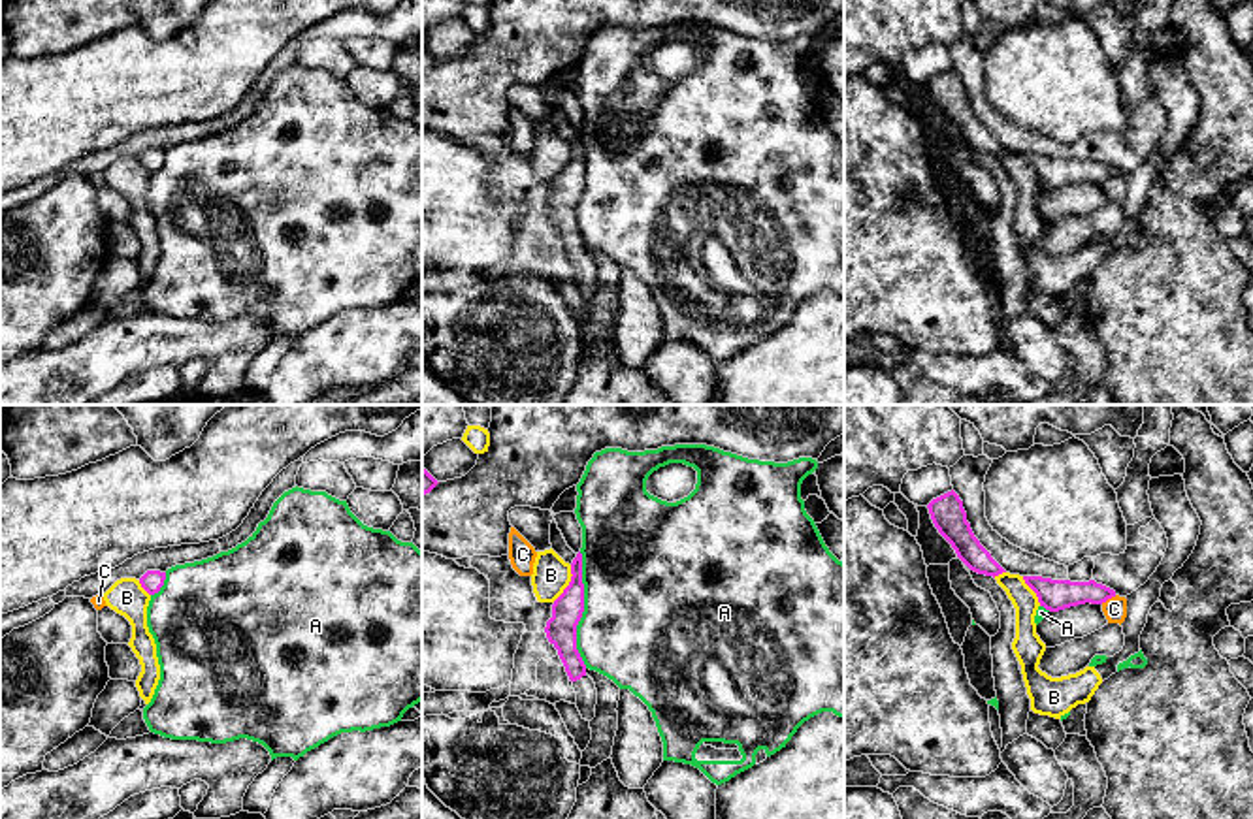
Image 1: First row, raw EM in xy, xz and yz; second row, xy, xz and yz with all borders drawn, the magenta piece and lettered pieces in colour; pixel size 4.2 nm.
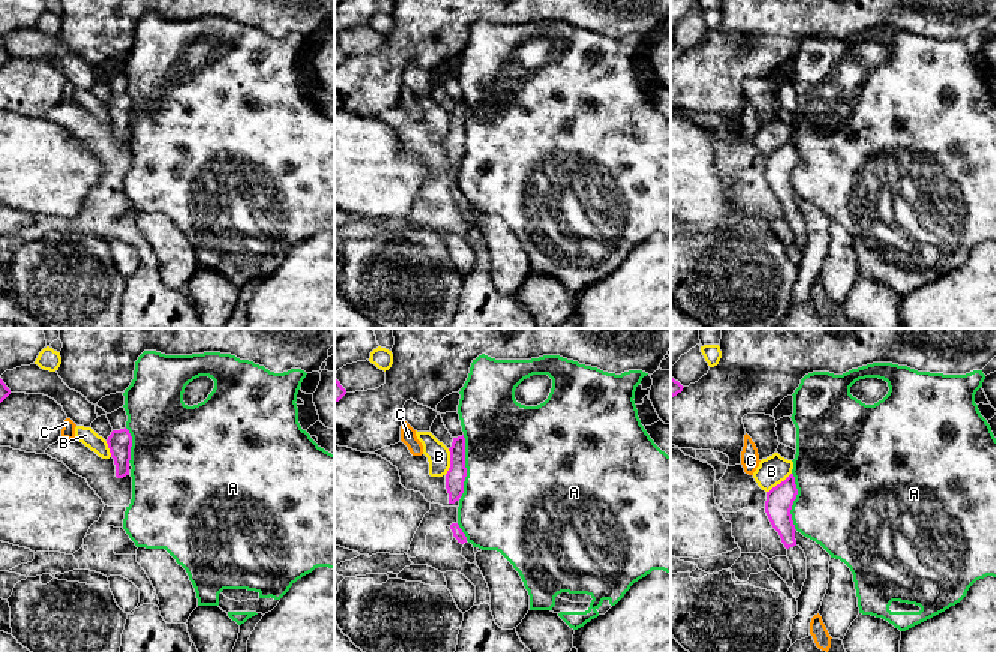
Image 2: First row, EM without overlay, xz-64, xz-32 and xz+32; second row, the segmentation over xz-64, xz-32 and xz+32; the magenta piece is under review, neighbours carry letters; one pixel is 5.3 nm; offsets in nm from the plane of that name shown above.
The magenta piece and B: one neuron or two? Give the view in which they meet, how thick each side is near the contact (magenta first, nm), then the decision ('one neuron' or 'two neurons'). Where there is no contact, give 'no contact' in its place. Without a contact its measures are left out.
meets magenta in xz; 130 nm thick on the magenta side, 160 nm on the other; two neurons

